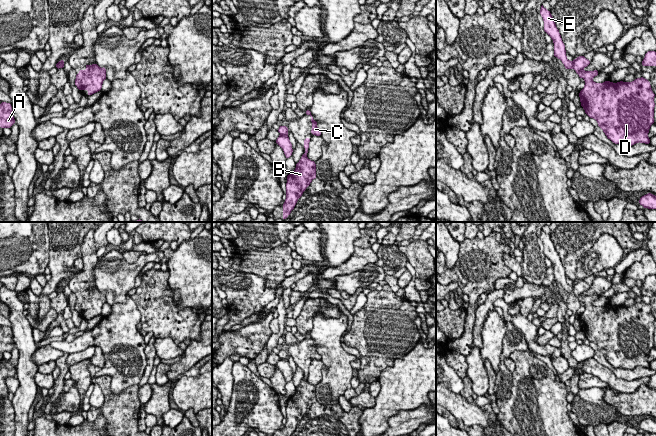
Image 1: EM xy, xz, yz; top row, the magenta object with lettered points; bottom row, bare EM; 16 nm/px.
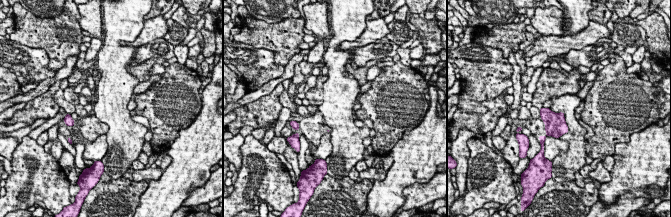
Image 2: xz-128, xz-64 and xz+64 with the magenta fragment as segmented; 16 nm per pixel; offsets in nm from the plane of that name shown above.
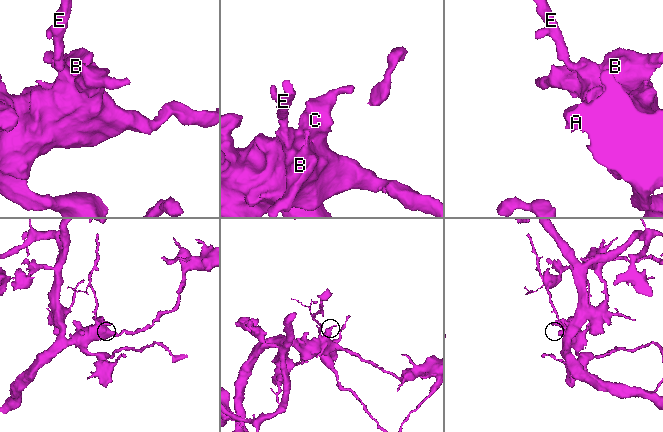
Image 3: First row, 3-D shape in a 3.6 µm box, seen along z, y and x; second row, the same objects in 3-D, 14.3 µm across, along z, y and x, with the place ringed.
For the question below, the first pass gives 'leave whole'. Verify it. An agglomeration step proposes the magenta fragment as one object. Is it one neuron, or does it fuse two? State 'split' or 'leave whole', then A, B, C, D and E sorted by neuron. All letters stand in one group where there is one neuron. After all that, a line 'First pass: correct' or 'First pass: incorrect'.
split; groups A B C D / E
First pass: incorrect

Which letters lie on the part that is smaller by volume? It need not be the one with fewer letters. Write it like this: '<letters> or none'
E

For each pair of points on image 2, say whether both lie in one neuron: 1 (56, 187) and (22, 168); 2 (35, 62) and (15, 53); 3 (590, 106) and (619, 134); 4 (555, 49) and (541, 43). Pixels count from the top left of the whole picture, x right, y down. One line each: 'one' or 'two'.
1: one
2: one
3: one
4: one

